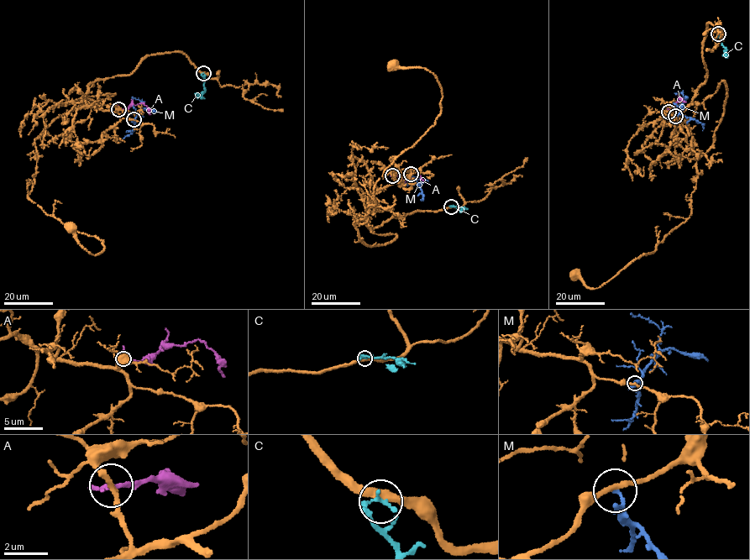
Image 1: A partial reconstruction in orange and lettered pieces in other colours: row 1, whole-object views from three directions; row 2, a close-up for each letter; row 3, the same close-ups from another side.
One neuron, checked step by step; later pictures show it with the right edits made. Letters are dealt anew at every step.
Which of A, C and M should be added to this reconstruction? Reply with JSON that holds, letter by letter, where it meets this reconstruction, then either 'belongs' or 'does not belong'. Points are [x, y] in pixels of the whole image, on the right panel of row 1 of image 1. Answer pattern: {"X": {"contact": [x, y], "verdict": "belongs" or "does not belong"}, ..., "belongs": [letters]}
{"A": {"contact": [668, 112], "verdict": "does not belong"}, "C": {"contact": [718, 34], "verdict": "does not belong"}, "M": {"contact": [675, 116], "verdict": "does not belong"}, "belongs": []}

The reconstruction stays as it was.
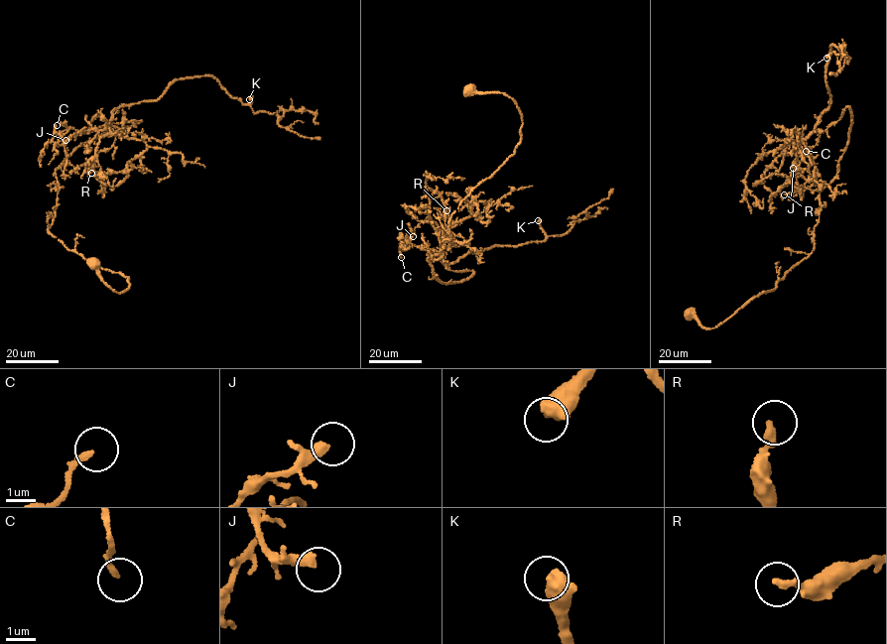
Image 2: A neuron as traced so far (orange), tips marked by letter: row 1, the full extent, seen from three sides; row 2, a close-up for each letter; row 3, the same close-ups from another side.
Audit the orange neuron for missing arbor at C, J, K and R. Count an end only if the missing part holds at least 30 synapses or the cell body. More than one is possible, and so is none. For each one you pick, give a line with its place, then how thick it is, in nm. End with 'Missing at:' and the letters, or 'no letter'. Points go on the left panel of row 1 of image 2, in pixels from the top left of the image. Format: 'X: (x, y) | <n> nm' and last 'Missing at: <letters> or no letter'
K: (249, 99) | 550 nm
Missing at: K

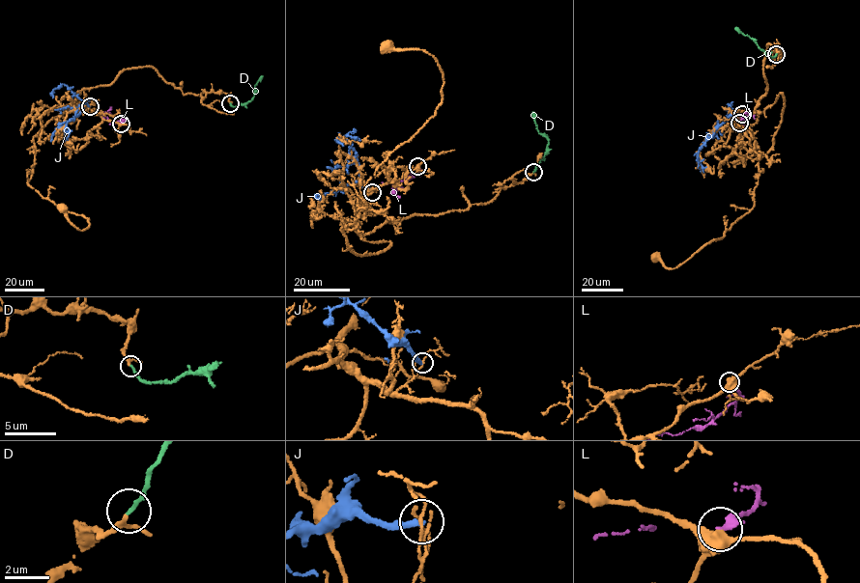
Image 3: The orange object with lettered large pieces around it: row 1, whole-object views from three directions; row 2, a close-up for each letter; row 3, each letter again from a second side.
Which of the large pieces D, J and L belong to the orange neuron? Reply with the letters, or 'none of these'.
D

